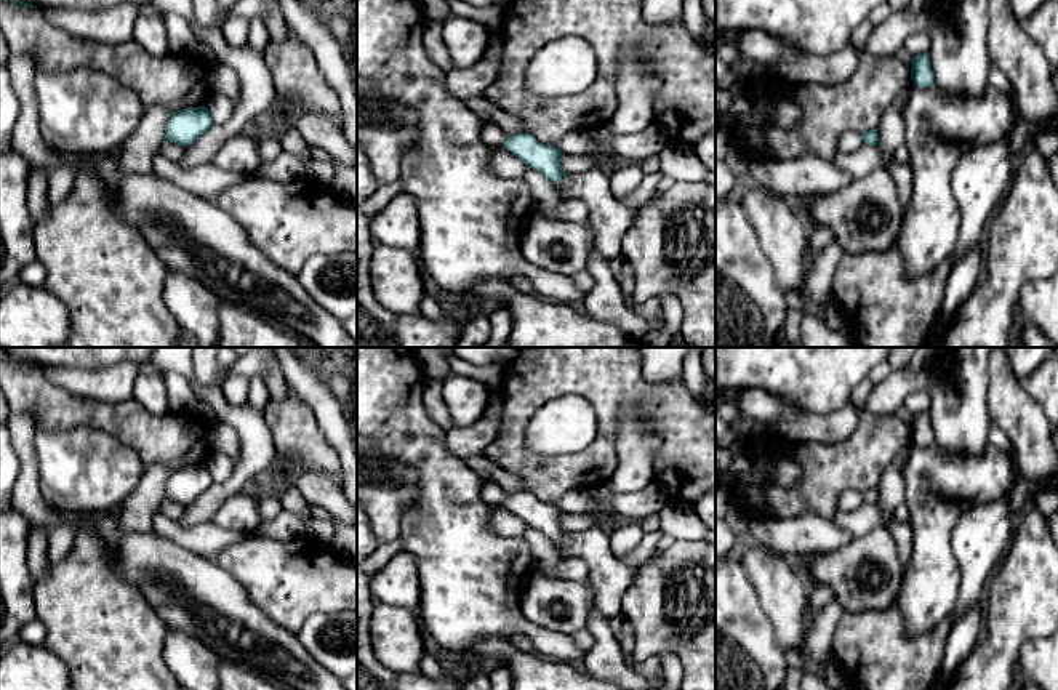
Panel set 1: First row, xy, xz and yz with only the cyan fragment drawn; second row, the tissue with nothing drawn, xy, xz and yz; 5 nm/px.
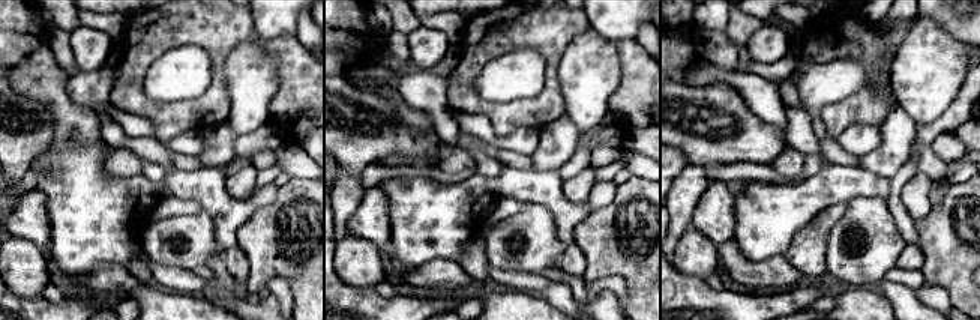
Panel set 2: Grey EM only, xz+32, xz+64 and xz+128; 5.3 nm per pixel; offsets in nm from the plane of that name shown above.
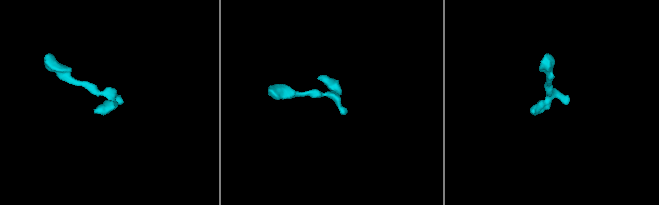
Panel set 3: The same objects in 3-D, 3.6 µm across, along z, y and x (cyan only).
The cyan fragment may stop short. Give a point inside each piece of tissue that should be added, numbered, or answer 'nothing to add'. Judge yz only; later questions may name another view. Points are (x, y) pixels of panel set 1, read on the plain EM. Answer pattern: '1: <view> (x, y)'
nothing to add

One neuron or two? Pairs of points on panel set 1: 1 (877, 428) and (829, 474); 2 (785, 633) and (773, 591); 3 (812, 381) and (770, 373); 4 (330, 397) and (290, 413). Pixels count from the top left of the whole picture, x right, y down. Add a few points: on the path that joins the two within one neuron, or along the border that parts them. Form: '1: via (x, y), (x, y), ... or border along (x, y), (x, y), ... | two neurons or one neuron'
1: via (866, 439), (841, 465) | one neuron
2: via (785, 623), (783, 601) | one neuron
3: via (802, 373), (780, 373) | one neuron
4: border along (290, 391), (312, 412), (317, 428), (325, 439) | two neurons

